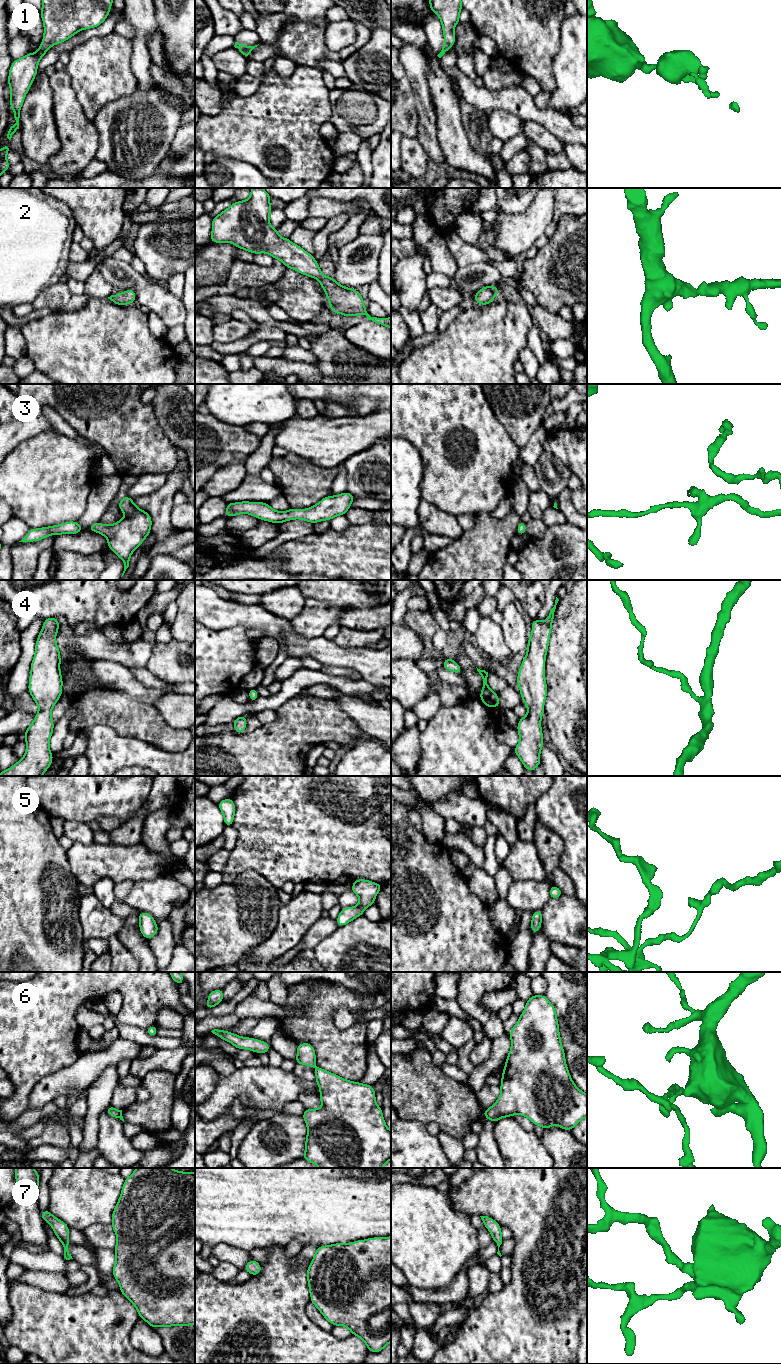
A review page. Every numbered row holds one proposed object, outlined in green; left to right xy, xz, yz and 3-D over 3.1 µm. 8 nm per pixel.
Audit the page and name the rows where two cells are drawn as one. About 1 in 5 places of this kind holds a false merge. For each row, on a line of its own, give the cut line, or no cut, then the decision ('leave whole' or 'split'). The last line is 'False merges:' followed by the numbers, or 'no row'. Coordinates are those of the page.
1: no cut; leave whole
2: no cut; leave whole
3: no cut; leave whole
4: no cut; leave whole
5: cut in xy along (140, 927), (141, 930); split
6: cut in xy along (121, 1110), (119, 1117); split
7: no cut; leave whole
False merges: 5, 6

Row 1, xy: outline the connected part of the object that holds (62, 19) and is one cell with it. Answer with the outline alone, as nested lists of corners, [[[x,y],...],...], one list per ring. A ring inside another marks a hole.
[[[42,0],[40,12],[44,23],[43,42],[39,45],[36,53],[28,53],[26,56],[13,61],[9,70],[8,85],[11,89],[10,107],[14,110],[16,123],[8,128],[7,138],[12,136],[19,129],[20,108],[23,104],[33,80],[37,74],[37,67],[40,59],[52,45],[64,42],[80,30],[99,26],[108,17],[113,0]]]

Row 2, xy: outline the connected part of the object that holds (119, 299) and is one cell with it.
[[[132,289],[126,290],[124,293],[111,295],[108,297],[113,303],[117,305],[127,305],[136,301],[135,291]]]

